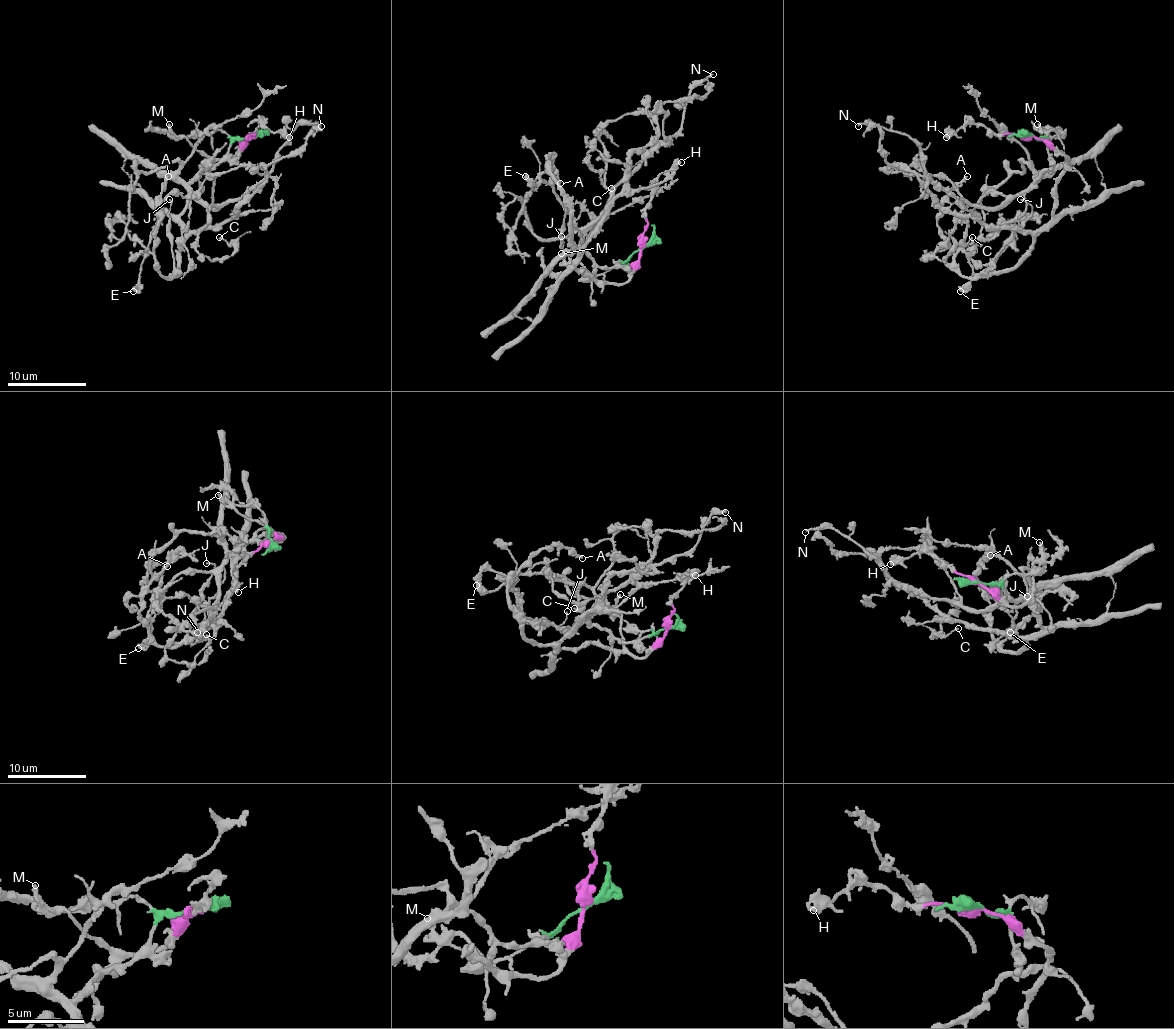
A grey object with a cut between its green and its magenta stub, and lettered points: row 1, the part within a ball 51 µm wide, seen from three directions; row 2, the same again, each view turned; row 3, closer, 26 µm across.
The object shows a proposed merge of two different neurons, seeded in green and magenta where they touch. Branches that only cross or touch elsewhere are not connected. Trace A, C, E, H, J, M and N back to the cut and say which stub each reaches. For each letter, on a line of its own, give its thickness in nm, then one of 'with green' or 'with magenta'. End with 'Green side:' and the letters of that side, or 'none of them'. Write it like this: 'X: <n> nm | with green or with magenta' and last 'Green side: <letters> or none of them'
A: 280 nm | with magenta
C: 150 nm | with green
E: 480 nm | with green
H: 500 nm | with magenta
J: 120 nm | with magenta
M: 240 nm | with green
N: 150 nm | with green
Green side: C, E, M, N

